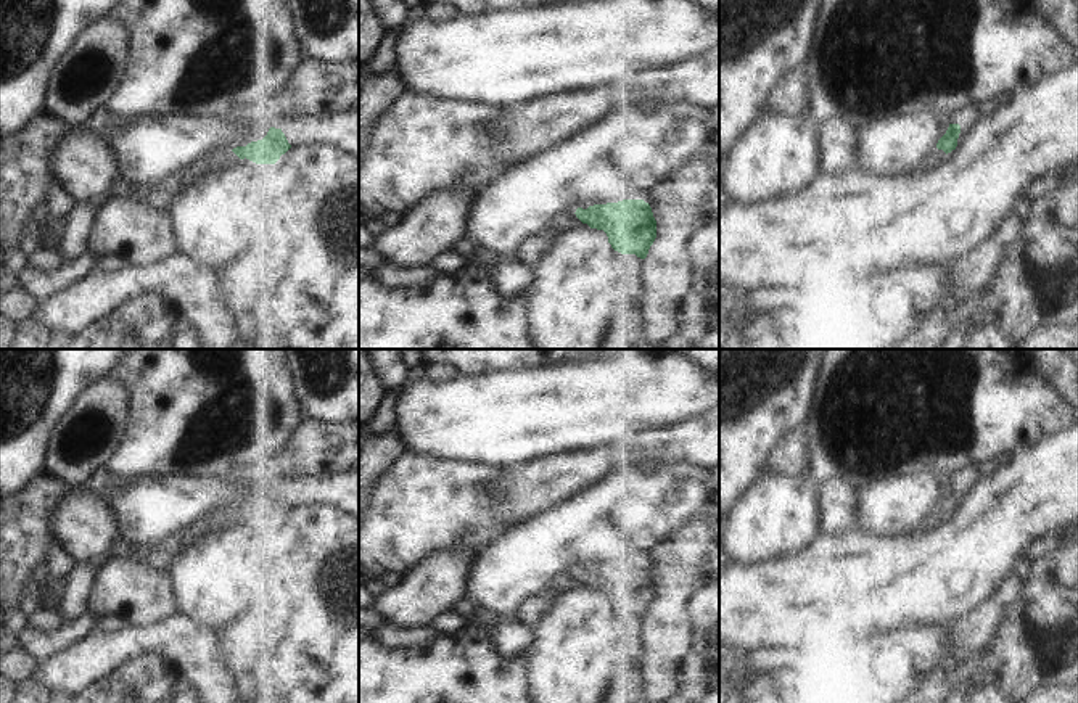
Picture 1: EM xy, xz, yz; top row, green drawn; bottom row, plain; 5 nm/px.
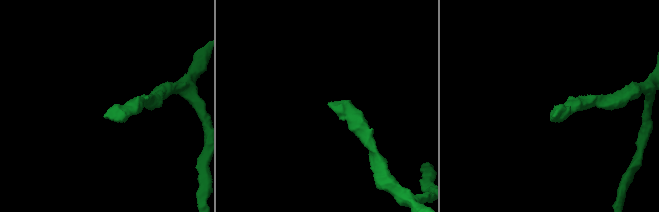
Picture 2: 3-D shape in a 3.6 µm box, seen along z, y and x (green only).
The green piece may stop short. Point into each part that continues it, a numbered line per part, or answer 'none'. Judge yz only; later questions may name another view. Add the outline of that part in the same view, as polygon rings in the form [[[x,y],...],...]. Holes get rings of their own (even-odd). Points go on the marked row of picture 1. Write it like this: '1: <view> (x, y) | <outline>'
1: yz (935, 156) | [[[935,148],[933,151],[928,153],[928,156],[922,161],[920,169],[933,169],[936,167],[941,161],[946,159],[946,153],[943,150]]]

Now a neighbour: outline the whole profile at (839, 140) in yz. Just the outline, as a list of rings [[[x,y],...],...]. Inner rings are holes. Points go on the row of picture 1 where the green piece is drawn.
[[[843,119],[817,124],[821,162],[824,172],[843,172],[858,167],[858,130]]]

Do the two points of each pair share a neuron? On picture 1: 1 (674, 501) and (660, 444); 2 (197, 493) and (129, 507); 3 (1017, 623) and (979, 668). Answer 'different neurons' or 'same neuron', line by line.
1: different neurons
2: same neuron
3: same neuron

